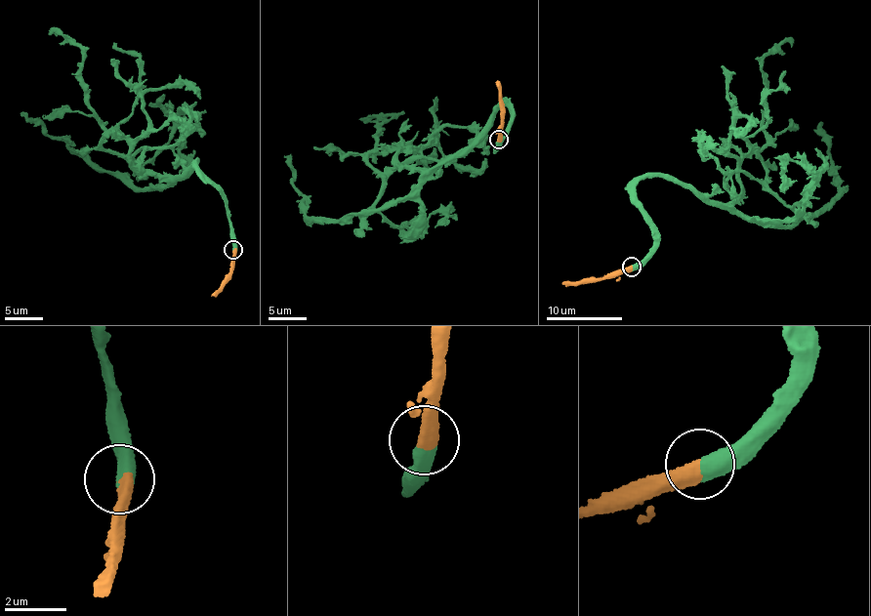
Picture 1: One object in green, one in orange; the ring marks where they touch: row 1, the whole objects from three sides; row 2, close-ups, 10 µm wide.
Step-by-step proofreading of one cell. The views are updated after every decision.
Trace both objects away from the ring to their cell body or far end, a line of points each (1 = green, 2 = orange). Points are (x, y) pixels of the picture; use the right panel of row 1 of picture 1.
1: (632, 267), (653, 246), (640, 180), (673, 177), (782, 228), (828, 204), (833, 171), (822, 121)
2: (632, 267), (562, 283)

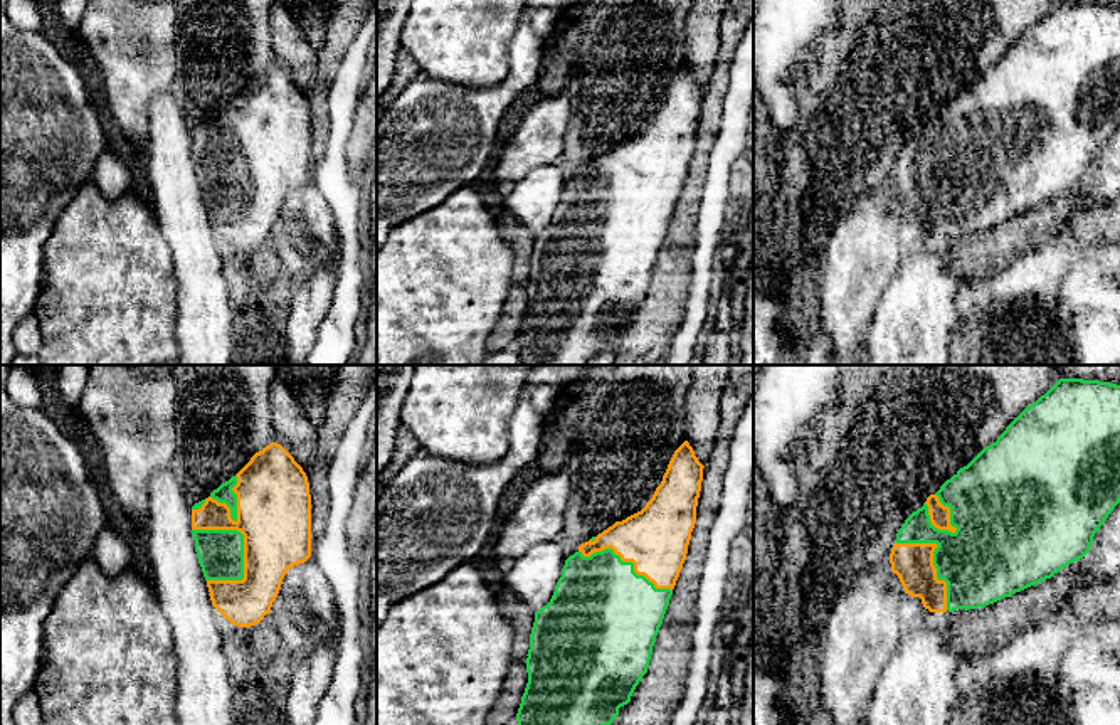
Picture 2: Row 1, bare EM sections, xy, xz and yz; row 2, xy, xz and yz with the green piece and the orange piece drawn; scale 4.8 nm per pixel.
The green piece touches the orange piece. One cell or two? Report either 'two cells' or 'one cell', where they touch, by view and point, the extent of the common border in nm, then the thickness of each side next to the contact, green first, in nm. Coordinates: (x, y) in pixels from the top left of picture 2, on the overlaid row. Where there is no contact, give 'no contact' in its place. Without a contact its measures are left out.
one cell | xy (239, 532) | 340 nm | 220/360 nm

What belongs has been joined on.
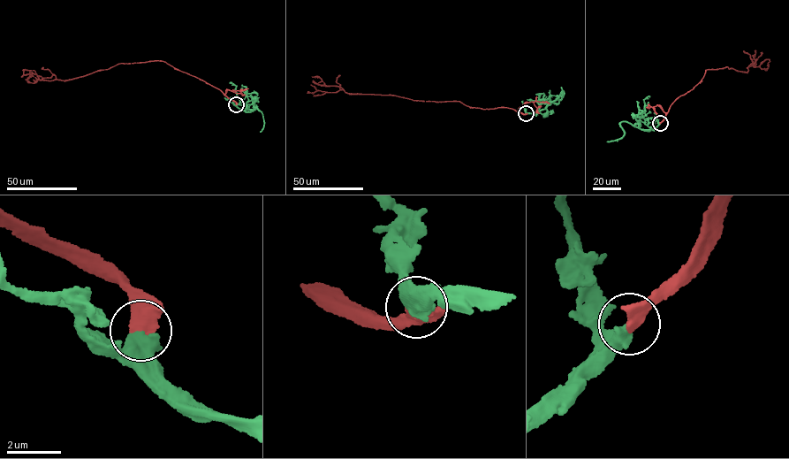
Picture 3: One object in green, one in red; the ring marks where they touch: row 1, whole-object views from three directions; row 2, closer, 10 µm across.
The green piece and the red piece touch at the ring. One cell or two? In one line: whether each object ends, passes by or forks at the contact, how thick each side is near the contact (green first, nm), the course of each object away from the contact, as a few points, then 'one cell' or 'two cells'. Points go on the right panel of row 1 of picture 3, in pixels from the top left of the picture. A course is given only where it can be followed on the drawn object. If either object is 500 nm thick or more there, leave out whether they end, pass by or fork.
600/600 nm | green via (660, 123), (645, 131), (621, 122), (624, 135), (607, 141) | red via (660, 123), (708, 69), (747, 72), (768, 59), (769, 67) | one cell

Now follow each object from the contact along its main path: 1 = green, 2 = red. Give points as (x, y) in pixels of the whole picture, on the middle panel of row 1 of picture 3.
1: (526, 113), (542, 110), (562, 92), (560, 100), (561, 87)
2: (526, 113), (509, 108), (484, 109), (454, 101), (413, 100), (345, 92), (344, 89), (307, 93)

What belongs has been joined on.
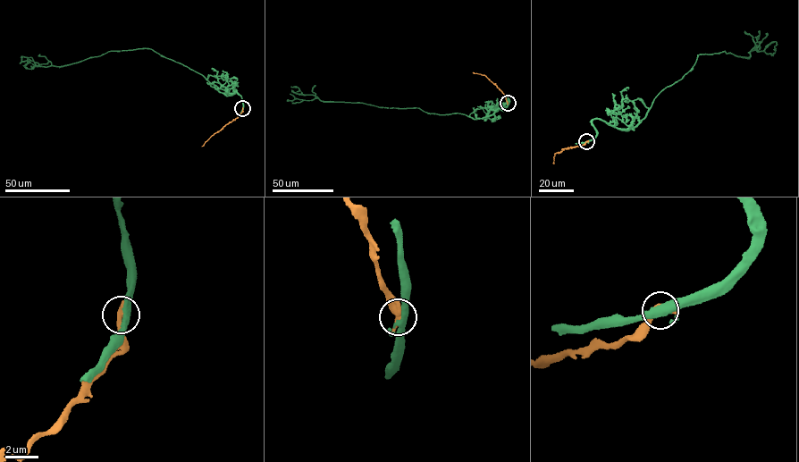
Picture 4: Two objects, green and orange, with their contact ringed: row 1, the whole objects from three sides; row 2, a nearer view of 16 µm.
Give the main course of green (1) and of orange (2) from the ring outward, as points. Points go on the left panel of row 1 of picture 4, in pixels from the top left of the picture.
1: (242, 109), (237, 90), (226, 96), (202, 75), (149, 48), (111, 51), (58, 66), (28, 58), (24, 67)
2: (242, 109), (238, 116), (202, 146)

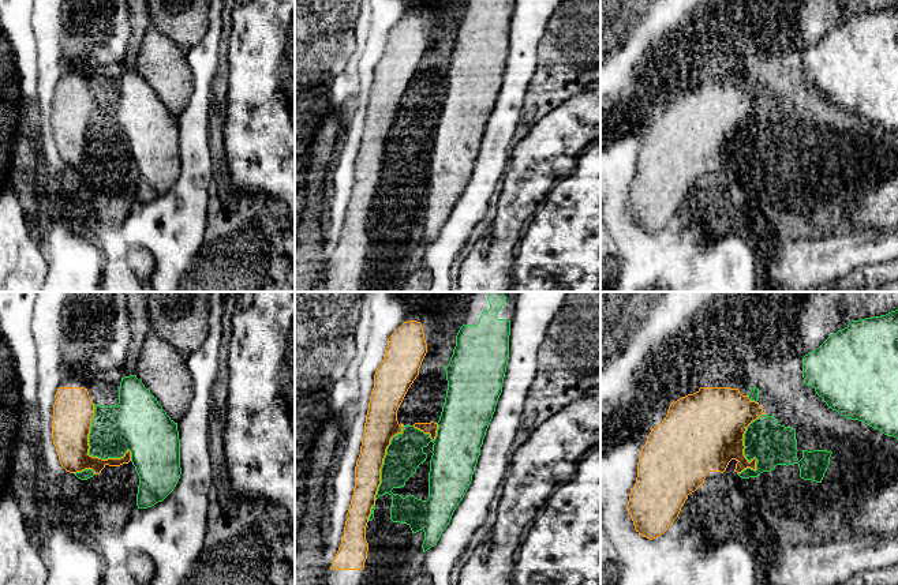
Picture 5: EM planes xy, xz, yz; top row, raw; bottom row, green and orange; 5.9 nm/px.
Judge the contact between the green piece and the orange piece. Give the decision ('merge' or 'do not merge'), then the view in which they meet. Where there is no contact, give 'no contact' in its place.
do not merge | xy

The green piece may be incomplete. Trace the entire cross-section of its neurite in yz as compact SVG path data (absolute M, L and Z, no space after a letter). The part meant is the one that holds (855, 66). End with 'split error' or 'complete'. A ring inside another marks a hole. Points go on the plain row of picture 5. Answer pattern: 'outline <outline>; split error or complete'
outline M898 4L852 15L802 52L802 72L828 102L898 134Z; complete

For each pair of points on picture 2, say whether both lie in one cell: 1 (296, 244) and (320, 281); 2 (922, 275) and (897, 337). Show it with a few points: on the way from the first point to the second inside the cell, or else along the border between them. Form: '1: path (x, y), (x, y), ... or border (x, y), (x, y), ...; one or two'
1: border (335, 263), (320, 266), (301, 283); two
2: path (922, 290), (922, 305), (912, 322); one

